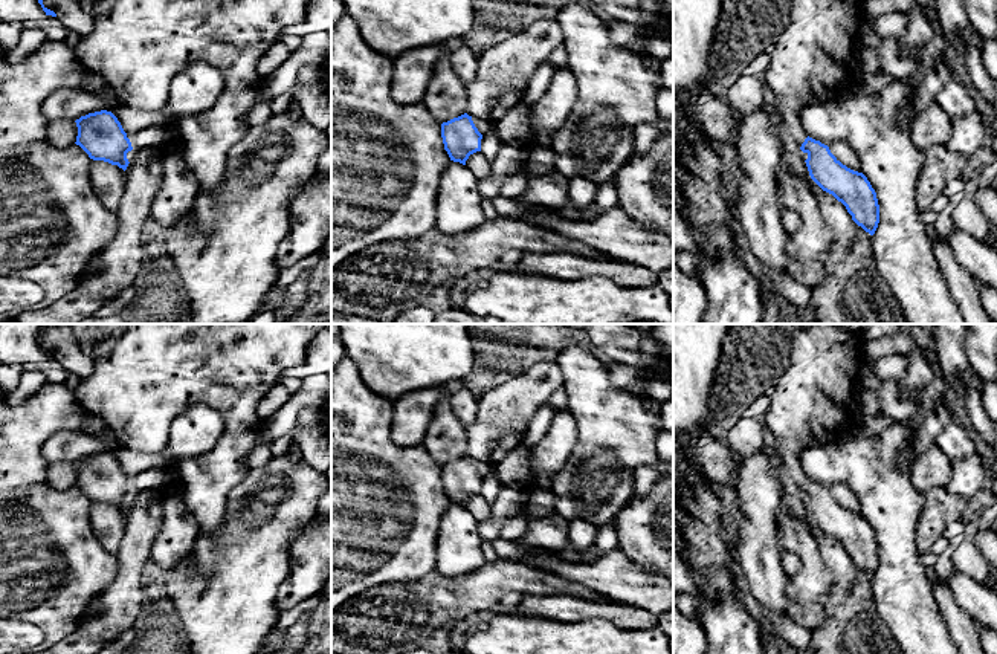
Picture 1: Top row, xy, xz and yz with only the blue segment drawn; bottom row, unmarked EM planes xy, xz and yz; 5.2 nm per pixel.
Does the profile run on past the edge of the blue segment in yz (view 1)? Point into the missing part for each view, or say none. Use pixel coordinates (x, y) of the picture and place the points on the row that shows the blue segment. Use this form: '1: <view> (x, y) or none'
1: none

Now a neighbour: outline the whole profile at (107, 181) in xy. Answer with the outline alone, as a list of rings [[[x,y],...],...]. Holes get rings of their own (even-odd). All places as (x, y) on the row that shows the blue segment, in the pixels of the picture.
[[[93,160],[90,165],[90,183],[99,202],[110,211],[118,212],[127,174],[118,165],[104,160]]]

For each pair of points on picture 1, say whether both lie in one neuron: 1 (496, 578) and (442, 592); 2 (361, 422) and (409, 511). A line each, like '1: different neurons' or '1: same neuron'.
1: same neuron
2: same neuron

